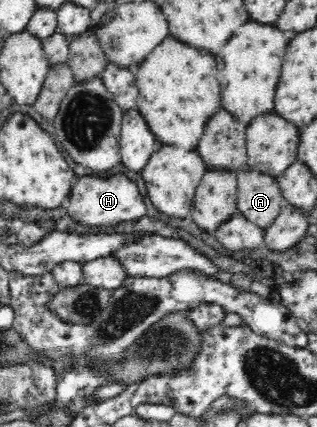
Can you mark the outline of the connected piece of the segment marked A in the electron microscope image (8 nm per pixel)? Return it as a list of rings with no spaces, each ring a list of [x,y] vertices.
[[[249,168],[238,174],[236,183],[239,213],[249,223],[267,229],[286,204],[278,181],[268,174]]]

